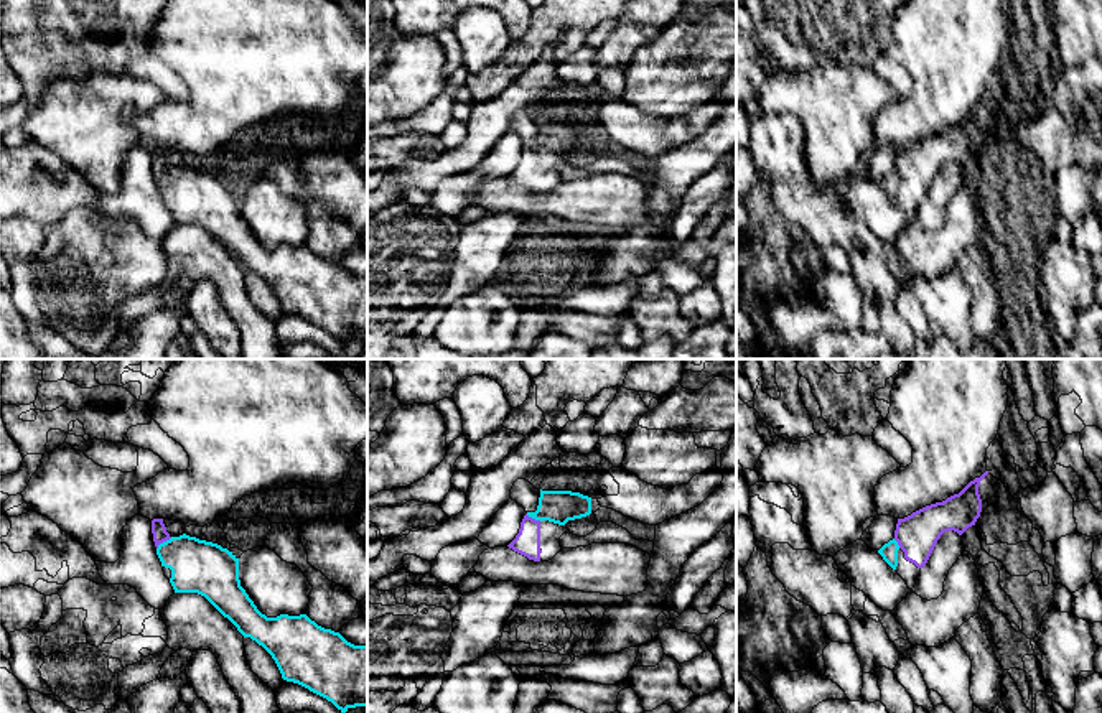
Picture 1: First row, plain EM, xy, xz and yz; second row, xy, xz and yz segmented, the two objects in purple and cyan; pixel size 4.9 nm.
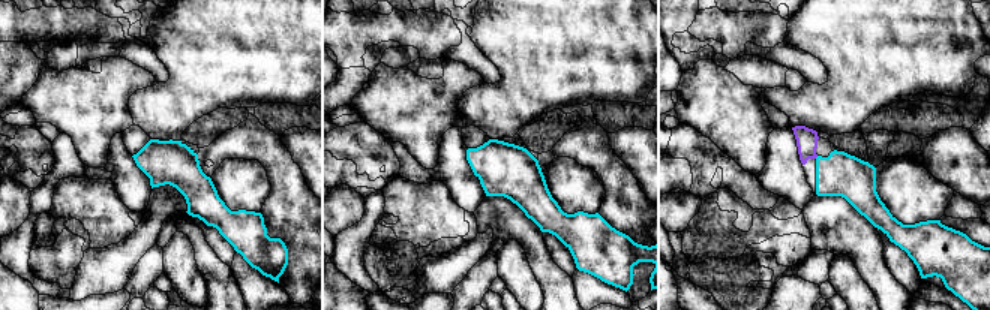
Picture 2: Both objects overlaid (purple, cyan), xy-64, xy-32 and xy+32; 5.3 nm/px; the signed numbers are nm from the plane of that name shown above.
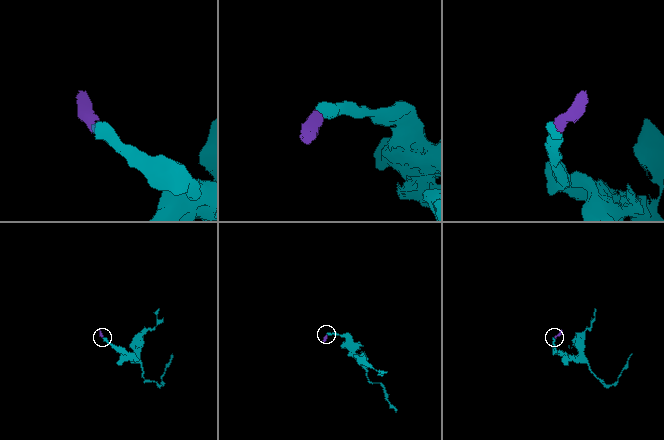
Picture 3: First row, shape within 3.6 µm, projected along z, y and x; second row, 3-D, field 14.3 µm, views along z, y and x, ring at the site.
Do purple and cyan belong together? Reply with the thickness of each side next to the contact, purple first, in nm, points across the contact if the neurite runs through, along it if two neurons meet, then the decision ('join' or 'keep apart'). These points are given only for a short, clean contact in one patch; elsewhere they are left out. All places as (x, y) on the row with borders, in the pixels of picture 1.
70 nm thick on the purple side, 260 nm on the other; runs through xy (158, 529), (163, 540), (201, 567); join

